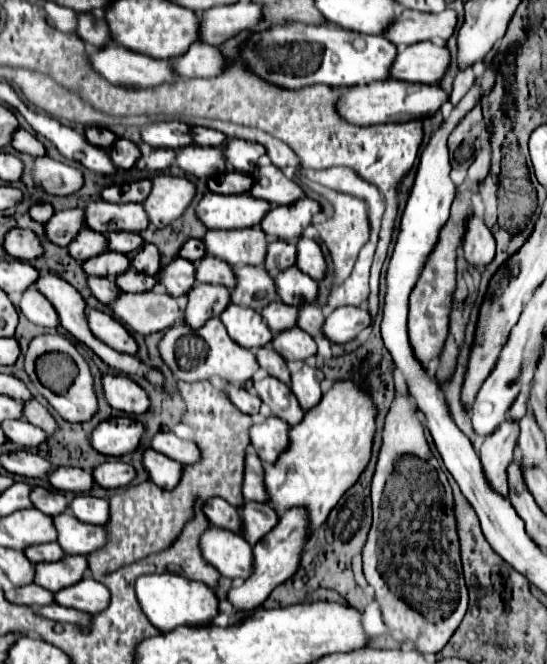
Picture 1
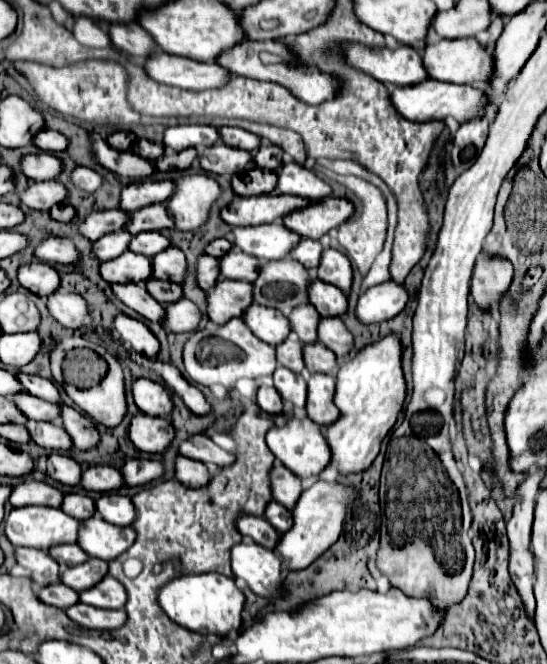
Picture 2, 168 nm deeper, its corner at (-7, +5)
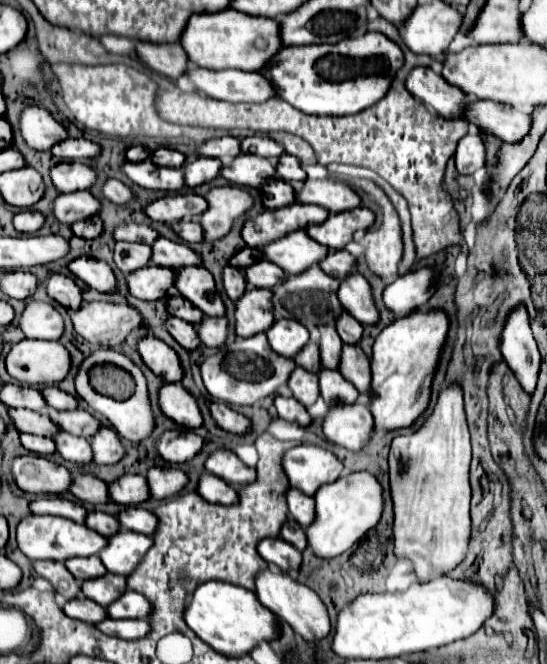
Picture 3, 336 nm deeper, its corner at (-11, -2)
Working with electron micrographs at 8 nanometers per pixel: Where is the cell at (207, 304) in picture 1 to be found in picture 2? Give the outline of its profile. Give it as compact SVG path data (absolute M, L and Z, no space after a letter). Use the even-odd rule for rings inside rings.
M218 280L212 290L206 292L206 314L214 324L224 324L228 318L240 316L252 304L252 284L236 280Z

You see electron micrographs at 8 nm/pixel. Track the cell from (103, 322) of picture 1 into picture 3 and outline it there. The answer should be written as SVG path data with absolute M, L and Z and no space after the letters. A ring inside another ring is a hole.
M144 337L138 343L138 353L142 355L148 369L152 369L166 383L180 383L184 377L184 369L174 349L170 349L164 341Z

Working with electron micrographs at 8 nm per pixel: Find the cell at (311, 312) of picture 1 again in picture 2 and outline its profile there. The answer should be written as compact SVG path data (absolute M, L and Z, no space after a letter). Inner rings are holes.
M330 316L320 318L318 340L324 342L324 346L328 346L336 356L348 354L354 346L352 334L346 330L342 320L340 318L330 318Z

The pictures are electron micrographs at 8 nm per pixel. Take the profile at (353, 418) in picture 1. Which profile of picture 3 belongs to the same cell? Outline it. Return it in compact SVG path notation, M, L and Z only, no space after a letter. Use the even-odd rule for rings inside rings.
M416 309L390 323L376 337L372 355L372 391L376 397L368 405L374 415L374 431L410 427L426 411L448 329L450 319L442 309Z

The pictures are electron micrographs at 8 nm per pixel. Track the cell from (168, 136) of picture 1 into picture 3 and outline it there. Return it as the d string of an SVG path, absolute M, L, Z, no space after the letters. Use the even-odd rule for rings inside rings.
M220 137L220 139L210 139L202 145L198 145L198 153L208 155L208 157L218 157L222 161L232 161L234 157L240 155L240 139L238 137Z

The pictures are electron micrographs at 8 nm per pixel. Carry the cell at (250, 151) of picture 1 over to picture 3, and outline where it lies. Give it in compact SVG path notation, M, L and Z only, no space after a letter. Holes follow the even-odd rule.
M292 155L280 157L280 161L276 165L276 171L284 181L304 181L306 179L304 169L300 167L300 161L296 157L292 157Z

